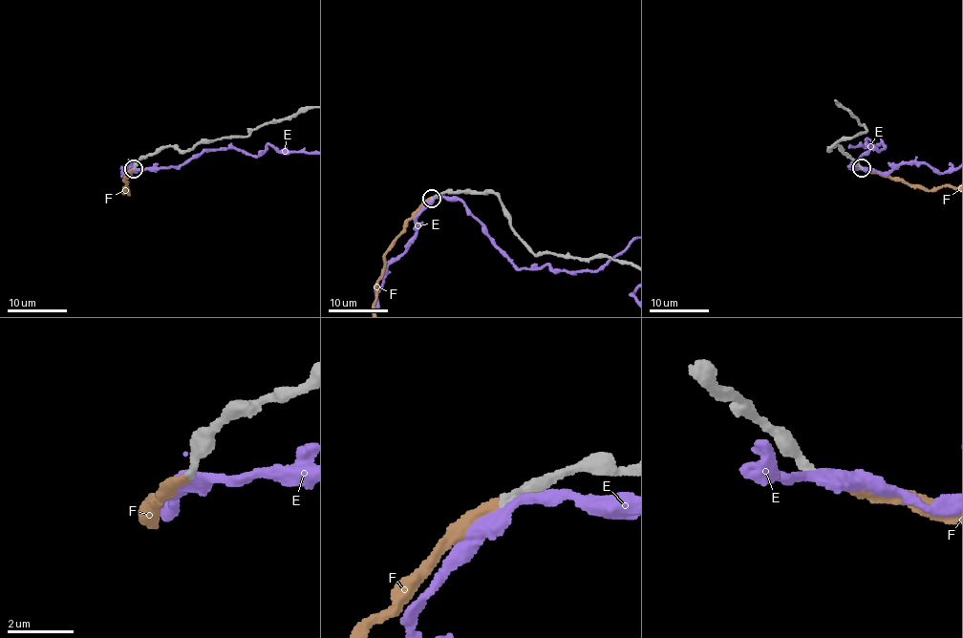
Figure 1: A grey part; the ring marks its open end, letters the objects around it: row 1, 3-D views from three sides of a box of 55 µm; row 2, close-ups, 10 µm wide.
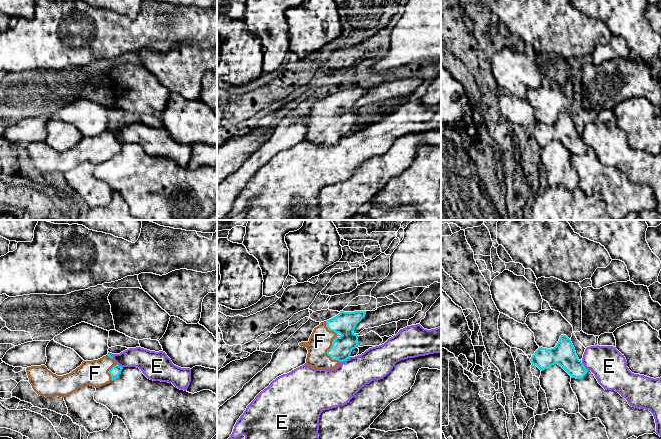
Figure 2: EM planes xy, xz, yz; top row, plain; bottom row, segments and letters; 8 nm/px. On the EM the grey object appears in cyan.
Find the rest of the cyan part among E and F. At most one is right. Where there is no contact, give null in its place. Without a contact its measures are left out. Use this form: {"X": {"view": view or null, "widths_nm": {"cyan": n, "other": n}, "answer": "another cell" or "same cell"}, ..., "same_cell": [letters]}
{"E": {"view": "yz", "widths_nm": {"cyan": 190, "other": 280}, "answer": "another cell"}, "F": {"view": "xz", "widths_nm": {"cyan": 170, "other": 190}, "answer": "same cell"}, "same_cell": ["F"]}

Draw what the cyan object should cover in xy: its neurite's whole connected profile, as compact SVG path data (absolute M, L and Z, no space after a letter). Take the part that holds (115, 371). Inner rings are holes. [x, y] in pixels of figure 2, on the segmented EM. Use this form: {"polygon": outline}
{"polygon": "M110 354L98 360L83 361L71 373L58 376L45 365L26 368L33 390L40 396L65 396L75 392L84 385L99 388L117 379L123 367L119 366Z"}

